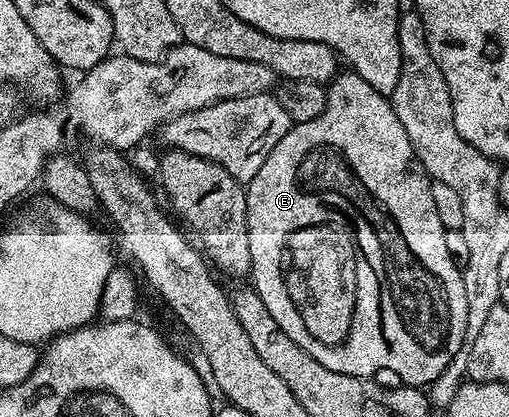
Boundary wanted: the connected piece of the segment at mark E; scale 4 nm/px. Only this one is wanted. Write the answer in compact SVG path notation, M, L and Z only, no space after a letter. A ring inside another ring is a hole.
M346 69L335 75L326 87L324 111L312 121L293 124L290 131L280 137L280 145L276 145L276 149L268 153L268 161L260 165L260 173L256 173L256 177L252 177L246 187L248 245L252 245L249 278L253 289L264 301L280 329L304 353L316 357L316 361L320 361L324 369L361 379L377 376L377 371L391 371L402 378L399 380L403 384L421 388L436 382L466 343L468 297L464 297L462 268L456 265L456 261L452 261L452 253L448 253L447 229L440 221L440 213L436 213L436 205L432 202L431 182L431 177L416 157L412 141L408 141L408 133L404 133L404 125L400 125L400 117L396 117L396 109L389 98L372 89L372 85L364 81L364 77Z

